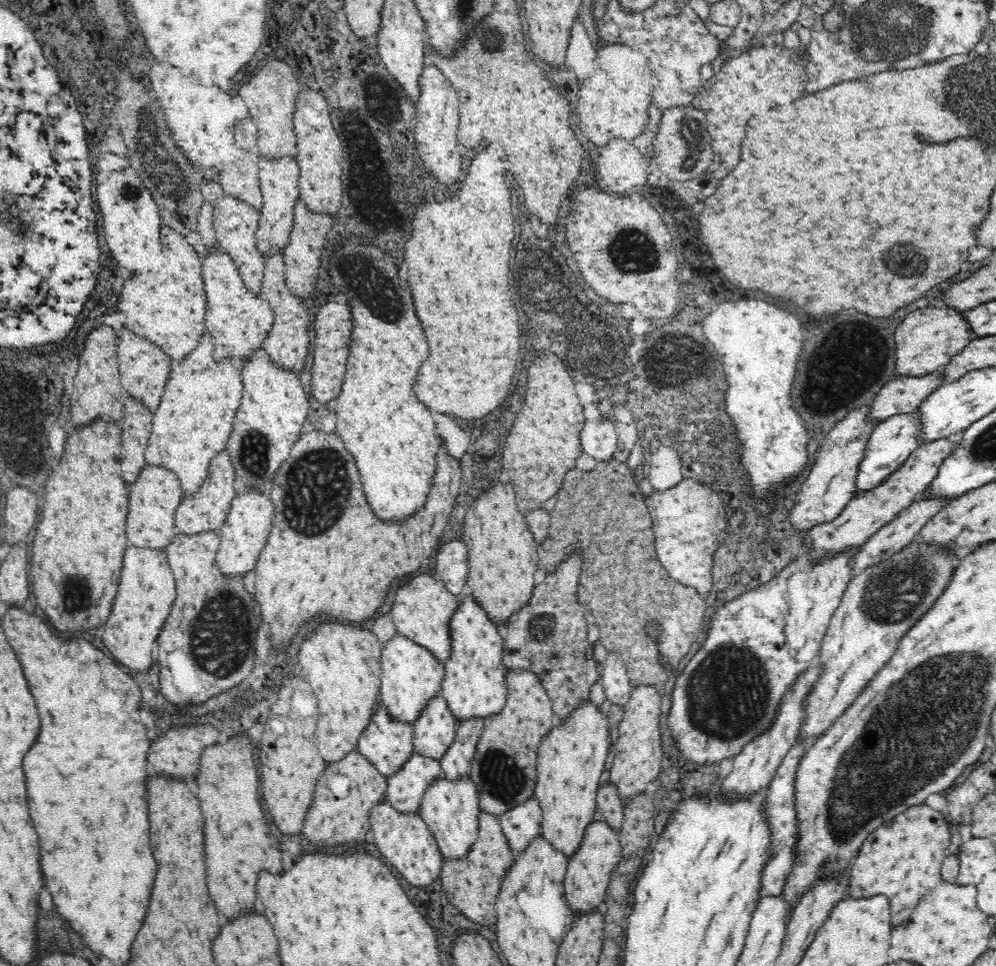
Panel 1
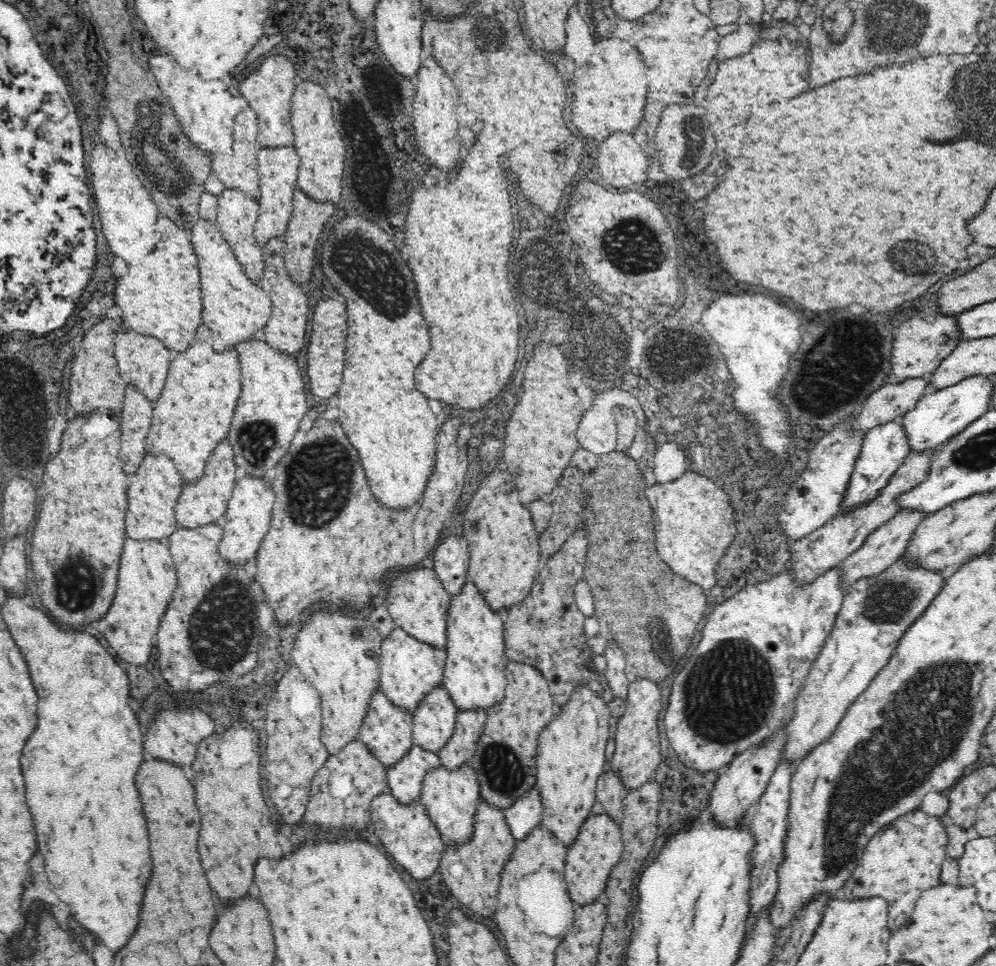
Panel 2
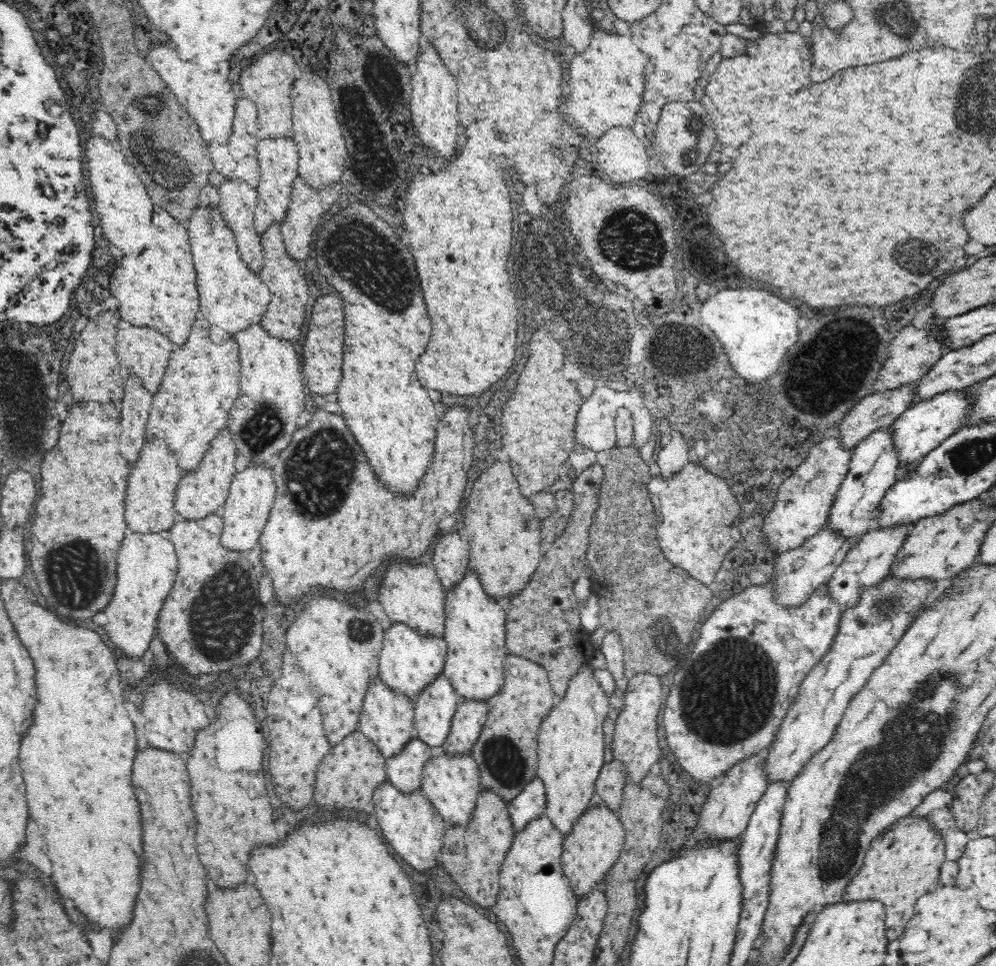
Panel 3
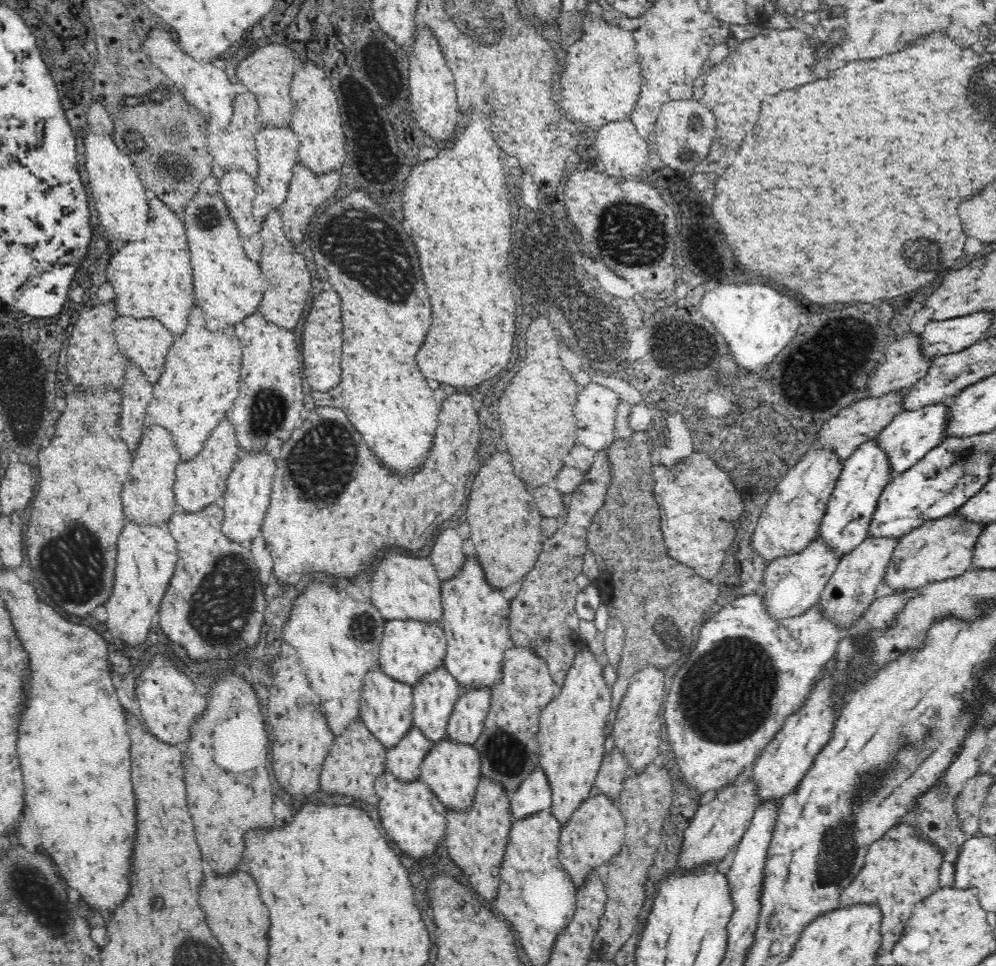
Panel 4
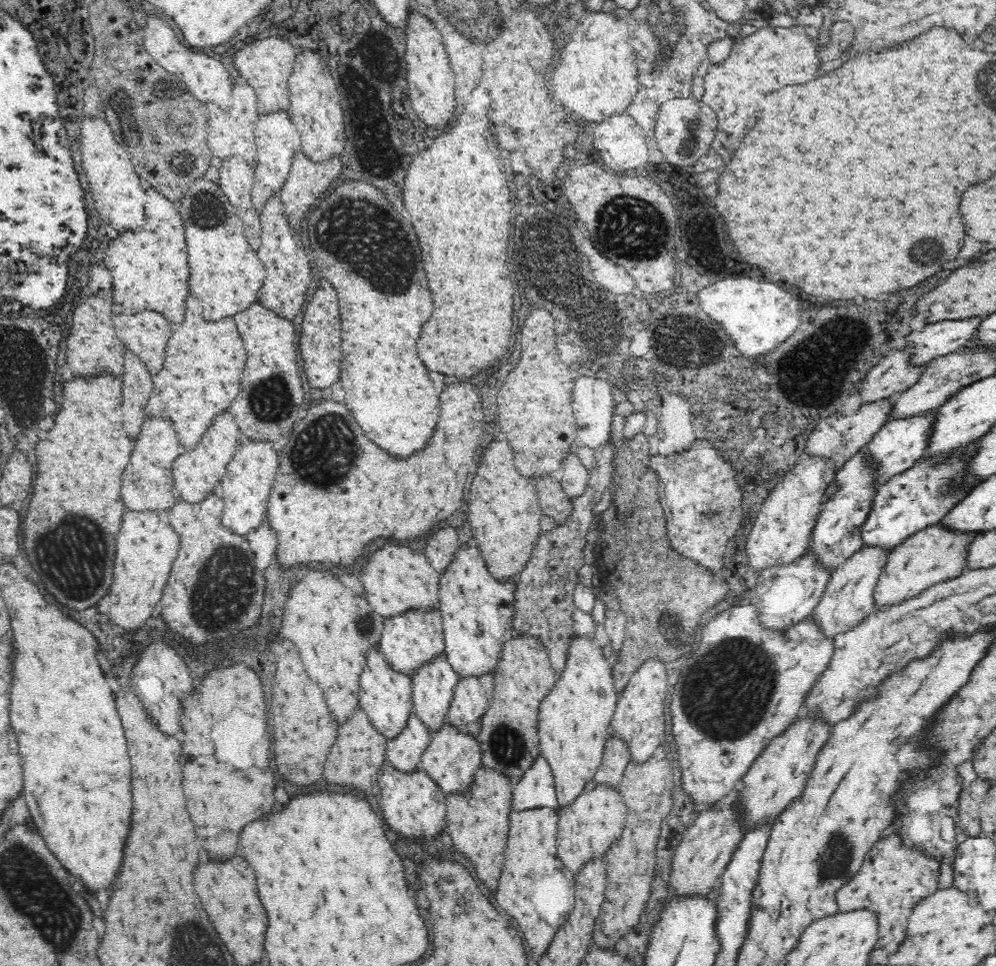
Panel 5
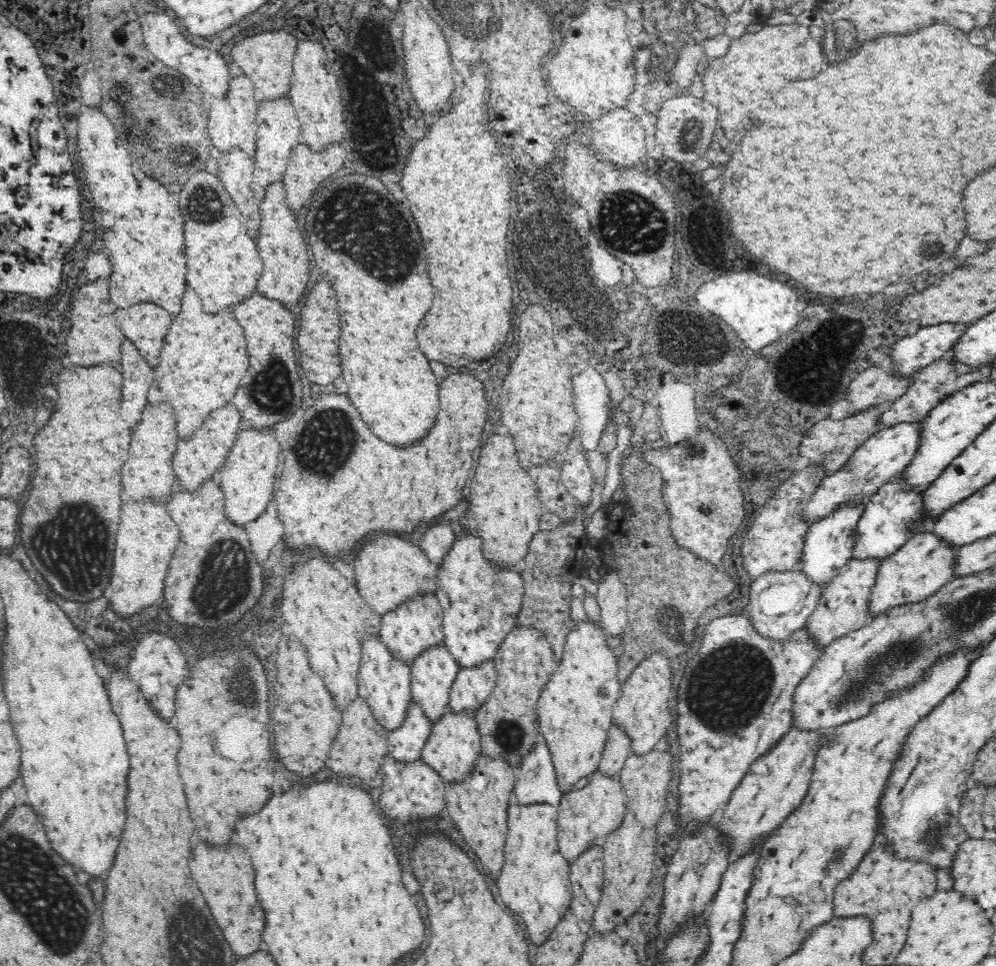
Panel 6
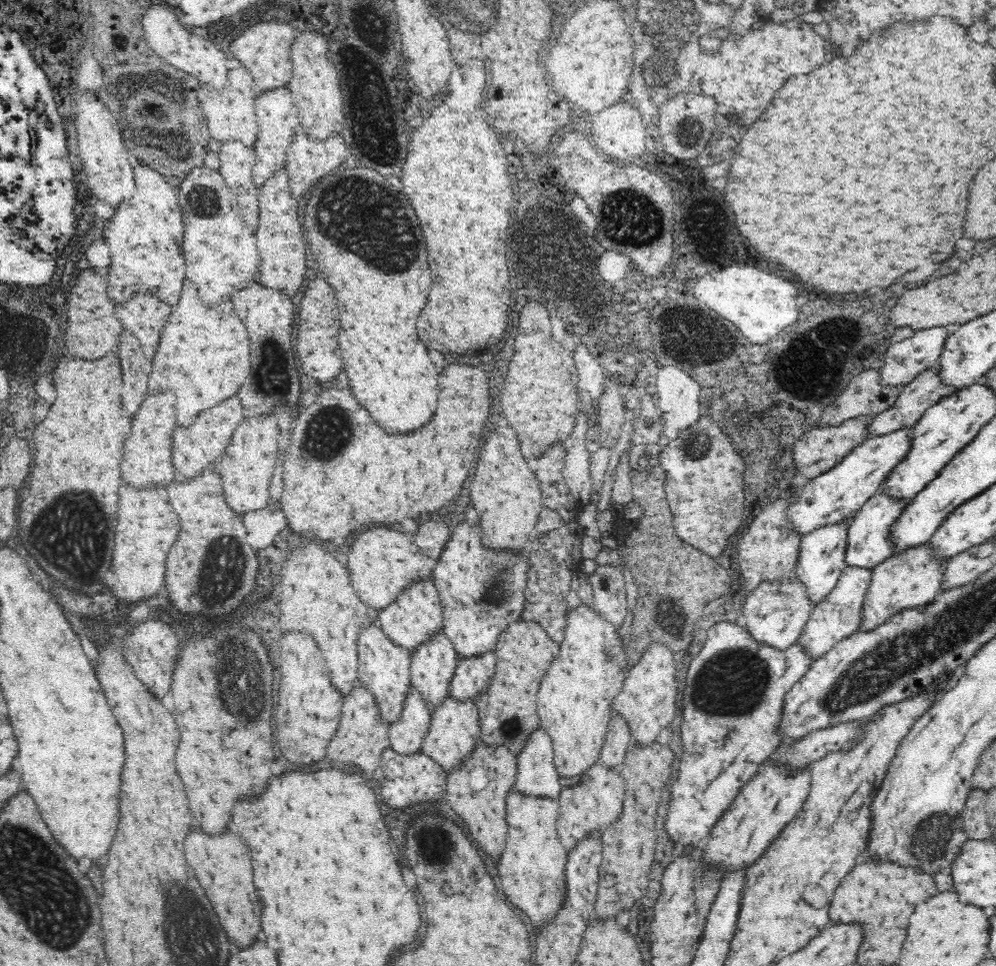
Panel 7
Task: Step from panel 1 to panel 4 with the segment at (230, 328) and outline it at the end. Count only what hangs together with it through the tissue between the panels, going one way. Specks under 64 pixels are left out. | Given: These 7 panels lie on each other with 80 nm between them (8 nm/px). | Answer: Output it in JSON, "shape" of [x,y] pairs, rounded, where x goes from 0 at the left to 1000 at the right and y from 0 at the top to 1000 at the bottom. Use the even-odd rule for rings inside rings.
{"shape":[[[201,193],[187,209],[182,225],[193,265],[193,296],[197,302],[195,308],[205,323],[209,342],[220,342],[227,334],[236,336],[239,329],[260,323],[268,288],[260,271],[247,263],[239,231],[233,225],[227,206],[220,199],[207,199]]]}

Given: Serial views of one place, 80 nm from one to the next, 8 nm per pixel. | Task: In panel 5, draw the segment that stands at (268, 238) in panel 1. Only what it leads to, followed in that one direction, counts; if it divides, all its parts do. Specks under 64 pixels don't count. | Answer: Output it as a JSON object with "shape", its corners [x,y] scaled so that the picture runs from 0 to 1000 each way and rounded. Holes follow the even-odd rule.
{"shape":[[[277,114],[277,116],[265,116],[259,122],[259,133],[257,133],[257,147],[259,147],[259,168],[257,168],[257,178],[255,178],[255,188],[253,194],[253,207],[258,217],[263,215],[271,201],[281,197],[281,193],[287,186],[289,174],[293,170],[293,161],[297,155],[301,156],[301,141],[297,135],[297,128],[291,126],[293,118],[289,114]]]}

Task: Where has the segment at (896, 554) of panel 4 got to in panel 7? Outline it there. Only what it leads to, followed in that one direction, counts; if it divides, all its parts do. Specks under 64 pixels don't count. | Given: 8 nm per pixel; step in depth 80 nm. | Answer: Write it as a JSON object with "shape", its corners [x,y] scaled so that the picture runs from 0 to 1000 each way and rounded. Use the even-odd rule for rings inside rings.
{"shape":[[[934,562],[930,564],[925,568],[915,568],[905,577],[892,578],[874,589],[873,605],[866,617],[861,654],[877,655],[906,631],[928,628],[938,621],[949,589],[946,582],[938,580]]]}

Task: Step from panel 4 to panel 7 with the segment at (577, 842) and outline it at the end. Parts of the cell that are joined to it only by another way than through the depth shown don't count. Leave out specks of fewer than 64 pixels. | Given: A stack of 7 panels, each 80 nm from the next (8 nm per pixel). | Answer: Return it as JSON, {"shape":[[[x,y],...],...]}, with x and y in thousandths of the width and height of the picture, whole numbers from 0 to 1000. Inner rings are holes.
{"shape":[[[596,789],[588,799],[585,799],[580,812],[568,814],[562,819],[562,845],[559,849],[559,860],[569,881],[588,861],[600,859],[602,855],[608,855],[620,847],[620,843],[626,837],[628,818],[628,805],[622,795],[610,795],[604,789]]]}

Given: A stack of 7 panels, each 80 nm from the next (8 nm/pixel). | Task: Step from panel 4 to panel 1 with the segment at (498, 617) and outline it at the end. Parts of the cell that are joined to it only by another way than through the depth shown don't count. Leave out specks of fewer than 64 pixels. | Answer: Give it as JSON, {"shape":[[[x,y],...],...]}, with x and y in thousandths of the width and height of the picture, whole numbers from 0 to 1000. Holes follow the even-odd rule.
{"shape":[[[468,617],[454,635],[452,646],[452,679],[447,683],[447,699],[442,717],[450,726],[456,742],[496,739],[504,735],[509,726],[508,688],[505,685],[506,664],[500,647],[490,639],[478,618]]]}

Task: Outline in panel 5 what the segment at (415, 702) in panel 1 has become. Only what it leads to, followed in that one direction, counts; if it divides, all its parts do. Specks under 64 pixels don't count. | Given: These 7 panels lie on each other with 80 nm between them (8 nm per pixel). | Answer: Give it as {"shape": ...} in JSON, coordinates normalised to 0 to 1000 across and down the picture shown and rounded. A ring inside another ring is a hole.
{"shape":[[[417,628],[386,641],[380,670],[396,693],[412,700],[425,685],[447,673],[444,635],[441,628]]]}

